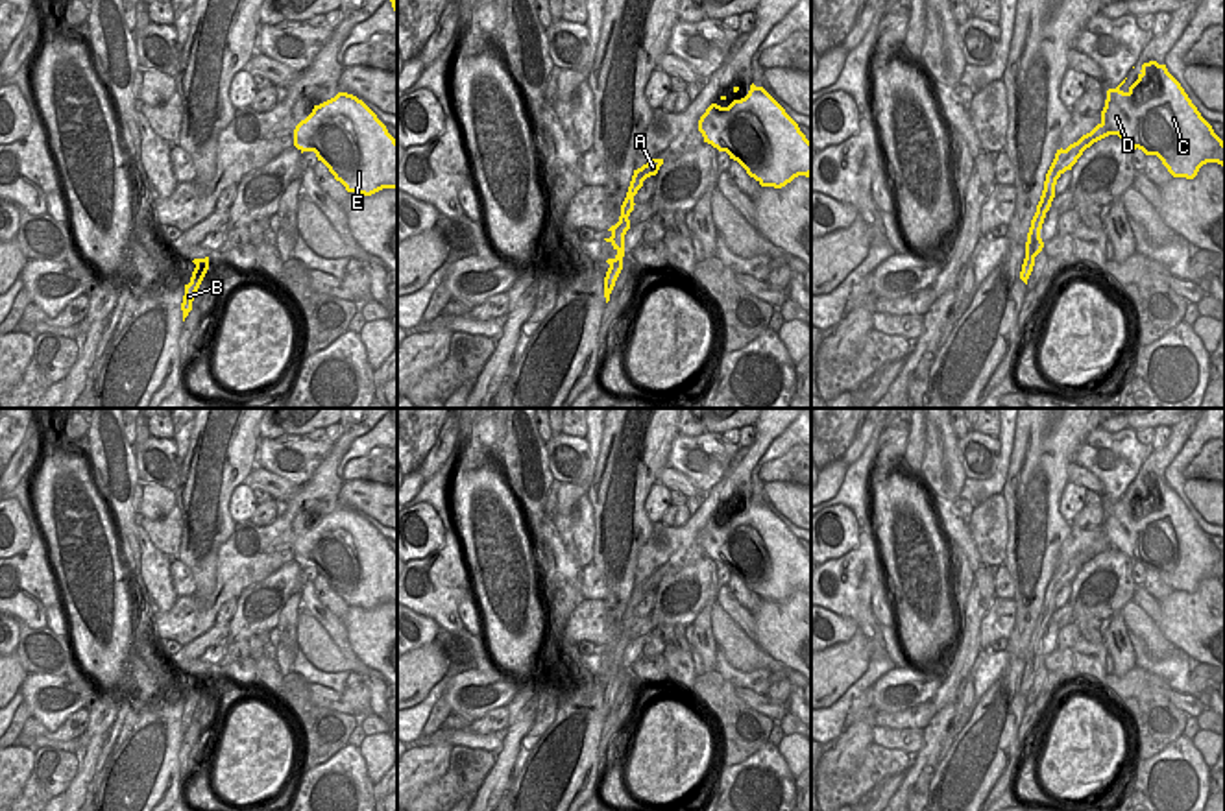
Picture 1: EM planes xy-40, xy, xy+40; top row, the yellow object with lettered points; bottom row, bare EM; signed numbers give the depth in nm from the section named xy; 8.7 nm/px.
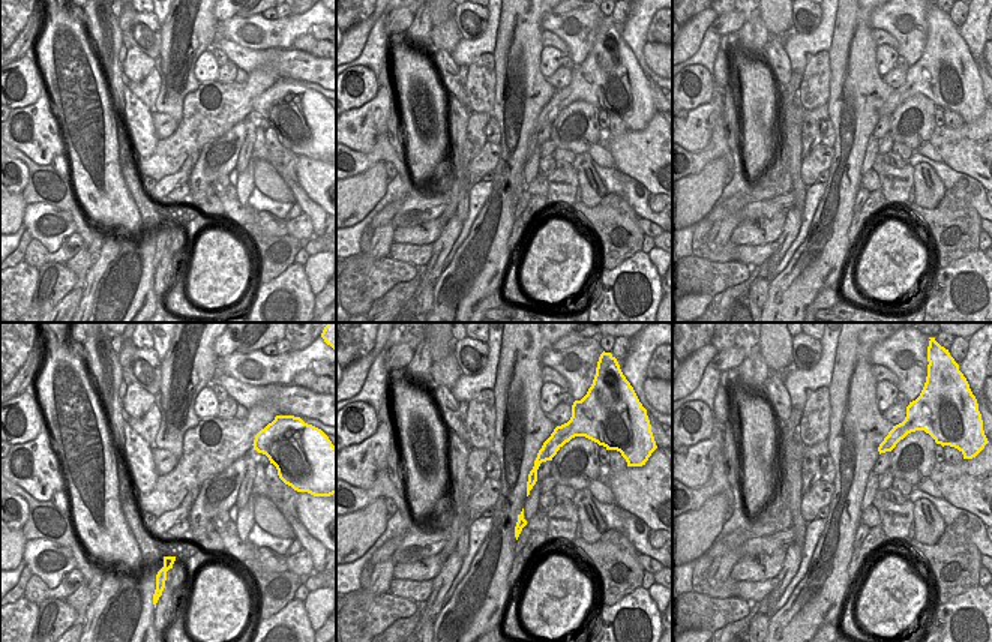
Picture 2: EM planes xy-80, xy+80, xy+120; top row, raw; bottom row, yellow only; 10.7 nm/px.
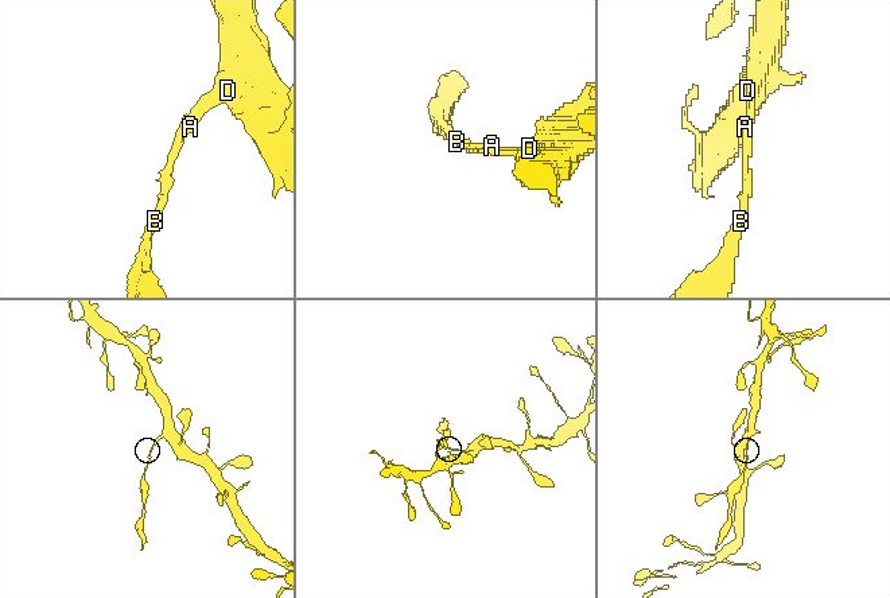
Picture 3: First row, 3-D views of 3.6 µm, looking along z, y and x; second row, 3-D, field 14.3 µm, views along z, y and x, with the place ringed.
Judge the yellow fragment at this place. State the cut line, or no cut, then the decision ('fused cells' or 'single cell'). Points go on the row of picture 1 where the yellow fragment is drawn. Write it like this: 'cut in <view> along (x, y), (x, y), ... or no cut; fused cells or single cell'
cut in xy along (621, 205), (629, 215); fused cells

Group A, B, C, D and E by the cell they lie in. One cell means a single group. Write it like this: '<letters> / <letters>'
A C D E / B

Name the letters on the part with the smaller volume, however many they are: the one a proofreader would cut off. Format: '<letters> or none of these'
B

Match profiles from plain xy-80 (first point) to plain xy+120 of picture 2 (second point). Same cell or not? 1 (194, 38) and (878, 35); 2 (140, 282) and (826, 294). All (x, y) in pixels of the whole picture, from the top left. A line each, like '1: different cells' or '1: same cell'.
1: different cells
2: different cells

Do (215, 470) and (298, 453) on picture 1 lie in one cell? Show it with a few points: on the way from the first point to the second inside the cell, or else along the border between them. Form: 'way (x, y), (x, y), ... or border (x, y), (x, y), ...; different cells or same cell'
border (259, 438), (255, 464); different cells

